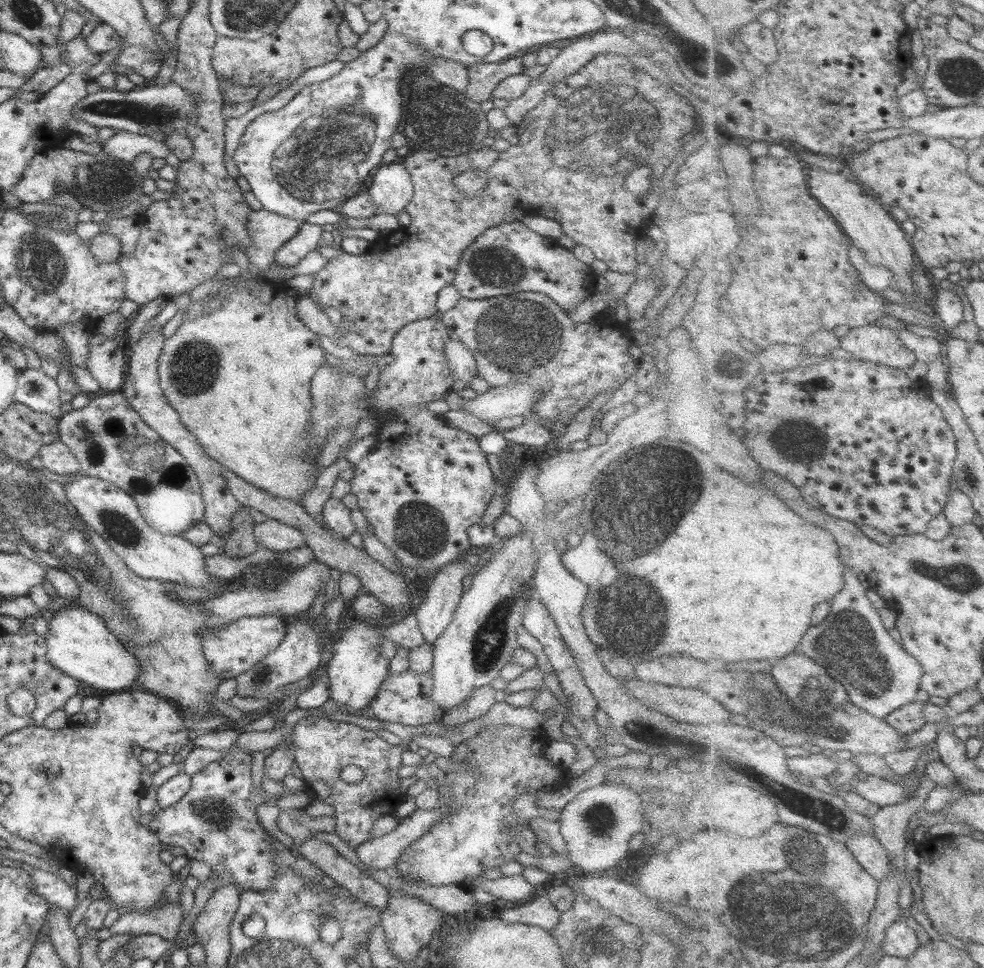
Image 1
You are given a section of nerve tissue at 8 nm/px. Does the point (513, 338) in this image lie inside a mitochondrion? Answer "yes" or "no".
yes

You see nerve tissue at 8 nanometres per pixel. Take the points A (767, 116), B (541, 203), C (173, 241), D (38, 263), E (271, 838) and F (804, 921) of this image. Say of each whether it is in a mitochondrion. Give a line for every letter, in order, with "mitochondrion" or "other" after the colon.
A: other
B: other
C: other
D: mitochondrion
E: other
F: mitochondrion

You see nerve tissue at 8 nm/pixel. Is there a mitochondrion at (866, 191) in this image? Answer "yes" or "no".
no

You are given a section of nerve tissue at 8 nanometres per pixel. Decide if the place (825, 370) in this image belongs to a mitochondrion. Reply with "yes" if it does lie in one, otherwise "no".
no

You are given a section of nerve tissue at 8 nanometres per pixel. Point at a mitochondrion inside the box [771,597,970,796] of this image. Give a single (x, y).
(852, 647)

